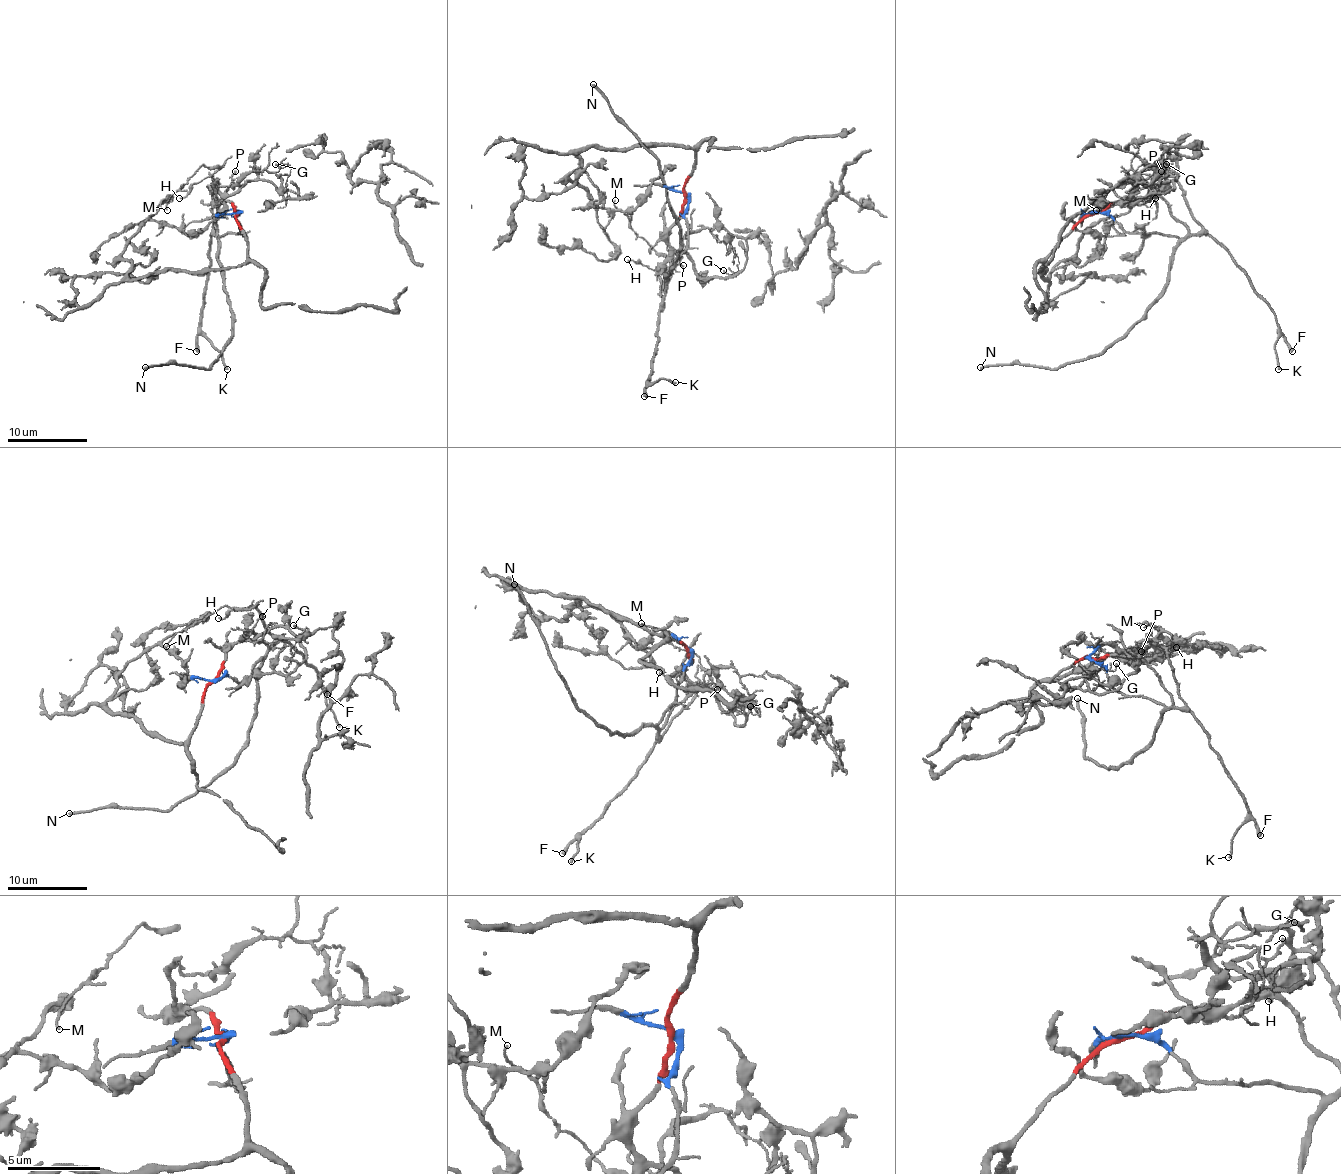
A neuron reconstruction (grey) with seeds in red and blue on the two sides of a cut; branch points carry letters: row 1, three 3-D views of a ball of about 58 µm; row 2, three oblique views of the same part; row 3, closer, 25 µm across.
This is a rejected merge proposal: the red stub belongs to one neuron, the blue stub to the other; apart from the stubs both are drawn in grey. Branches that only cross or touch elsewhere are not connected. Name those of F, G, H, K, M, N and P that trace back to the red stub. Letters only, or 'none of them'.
none of them

